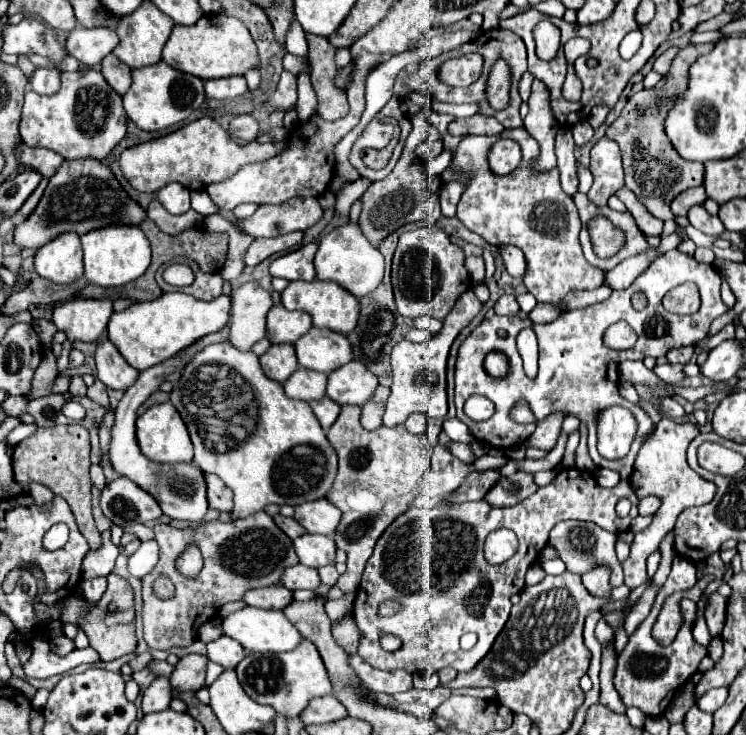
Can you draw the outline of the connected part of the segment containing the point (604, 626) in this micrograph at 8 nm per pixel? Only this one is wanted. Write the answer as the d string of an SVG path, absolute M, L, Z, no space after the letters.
M601 619L601 621L597 623L595 635L597 635L597 639L599 639L601 643L605 643L605 641L609 641L609 639L613 637L613 629L611 629L611 625L609 625L605 619Z

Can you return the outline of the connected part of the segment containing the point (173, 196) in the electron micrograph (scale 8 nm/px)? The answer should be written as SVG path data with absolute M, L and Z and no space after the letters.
M171 183L171 185L163 187L163 189L159 189L157 199L171 213L179 213L179 209L181 211L187 211L189 209L189 201L181 201L181 185L179 183Z

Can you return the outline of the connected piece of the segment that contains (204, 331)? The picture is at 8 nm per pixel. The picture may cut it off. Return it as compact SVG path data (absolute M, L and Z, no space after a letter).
M163 293L153 301L133 303L123 313L115 313L109 321L107 337L131 367L135 367L137 371L145 371L173 357L197 339L225 327L229 319L229 309L231 299L227 295L221 295L211 303L205 303L193 299L187 293Z

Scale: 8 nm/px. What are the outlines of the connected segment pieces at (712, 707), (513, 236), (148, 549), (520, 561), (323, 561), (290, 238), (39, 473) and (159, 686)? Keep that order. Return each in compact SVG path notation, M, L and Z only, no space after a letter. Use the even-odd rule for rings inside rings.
M717 687L717 689L707 691L707 693L697 701L697 705L699 705L699 709L703 709L703 711L715 713L715 711L725 703L727 695L729 695L729 689L727 689L727 687Z
M525 127L505 129L503 133L491 137L461 137L461 143L451 161L453 181L465 181L465 191L457 205L457 217L467 229L479 233L487 243L509 243L523 249L527 261L527 269L523 275L525 287L529 289L529 293L535 295L537 301L559 305L569 291L591 291L603 285L605 271L589 265L583 257L579 243L579 213L573 199L569 199L569 195L563 193L559 185L557 167L547 173L531 173L529 167L533 165L533 159L537 159L537 155L539 143ZM505 137L521 143L523 161L521 167L511 175L497 177L489 171L487 151L497 139Z
M155 539L142 542L140 547L129 557L127 563L128 572L133 577L139 577L139 579L145 577L149 571L155 569L159 554L159 546Z
M561 469L557 477L545 485L539 487L531 497L523 499L521 503L513 507L493 507L485 499L481 501L467 501L467 503L445 503L437 505L433 509L423 509L423 507L411 507L403 515L399 515L393 525L385 529L381 539L377 541L377 547L373 555L369 557L369 563L365 565L361 585L355 593L355 603L353 603L353 619L361 631L361 641L359 641L359 655L375 669L385 669L385 671L395 671L395 669L405 669L409 673L417 671L439 671L443 667L453 667L457 671L469 671L469 667L475 667L477 661L481 661L489 647L493 645L493 639L499 635L503 629L505 621L509 619L511 611L511 595L519 593L525 587L525 571L537 561L537 555L541 549L547 545L549 531L555 523L563 519L579 519L579 521L591 521L605 531L611 531L615 535L629 531L631 521L639 515L637 513L639 497L631 489L629 481L619 481L617 487L605 489L597 483L595 475L591 471L581 471L581 469ZM619 497L629 497L633 507L627 517L617 517L615 513L615 503ZM497 527L509 527L515 531L519 539L519 549L517 553L501 563L501 565L491 565L485 555L483 555L483 543L485 537L495 531ZM383 601L397 601L401 605L401 611L397 611L393 617L379 617L377 607ZM467 631L475 631L479 635L479 641L473 649L463 651L459 645L459 637ZM381 633L393 633L401 637L403 645L399 651L385 651L379 645L379 635Z
M301 535L301 539L295 539L295 553L303 565L309 567L323 567L335 563L335 541L327 535Z
M297 231L291 235L279 235L273 239L255 239L253 245L249 247L249 251L245 253L245 263L249 267L255 267L263 259L267 259L279 251L287 251L287 249L299 245L301 241L303 241L303 231Z
M71 423L71 425L55 425L55 427L39 427L35 435L15 445L12 454L12 467L14 479L21 485L21 493L29 493L29 483L41 483L49 487L57 497L63 497L85 539L95 549L101 543L99 531L95 529L93 517L91 517L91 477L89 477L89 433L83 425Z
M157 677L143 693L143 713L157 713L169 709L171 703L171 683L165 677Z

